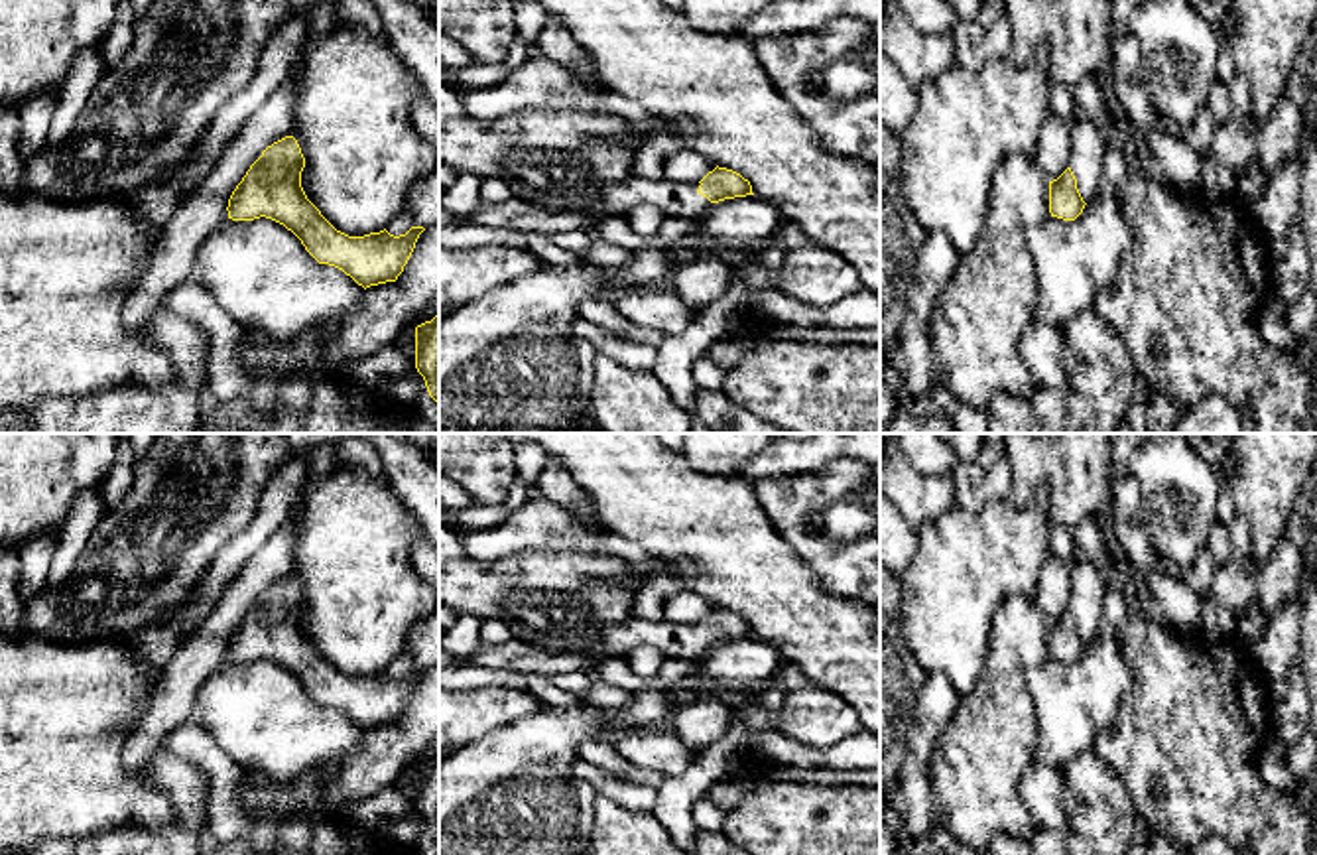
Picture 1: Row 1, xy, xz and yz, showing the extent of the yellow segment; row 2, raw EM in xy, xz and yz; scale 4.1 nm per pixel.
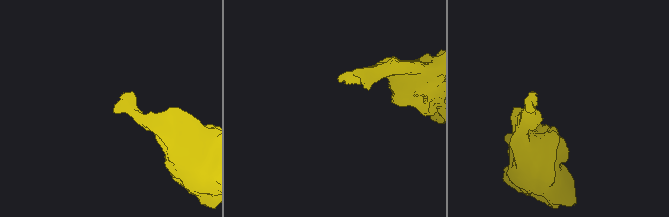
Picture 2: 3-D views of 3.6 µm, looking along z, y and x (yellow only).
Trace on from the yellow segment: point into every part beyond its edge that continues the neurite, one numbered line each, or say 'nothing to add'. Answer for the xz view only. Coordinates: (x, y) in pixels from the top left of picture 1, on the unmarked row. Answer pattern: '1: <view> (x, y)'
1: xz (672, 639)

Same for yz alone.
1: yz (1087, 595)

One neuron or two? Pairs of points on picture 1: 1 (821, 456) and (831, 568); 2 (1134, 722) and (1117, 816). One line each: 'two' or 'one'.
1: two
2: two

